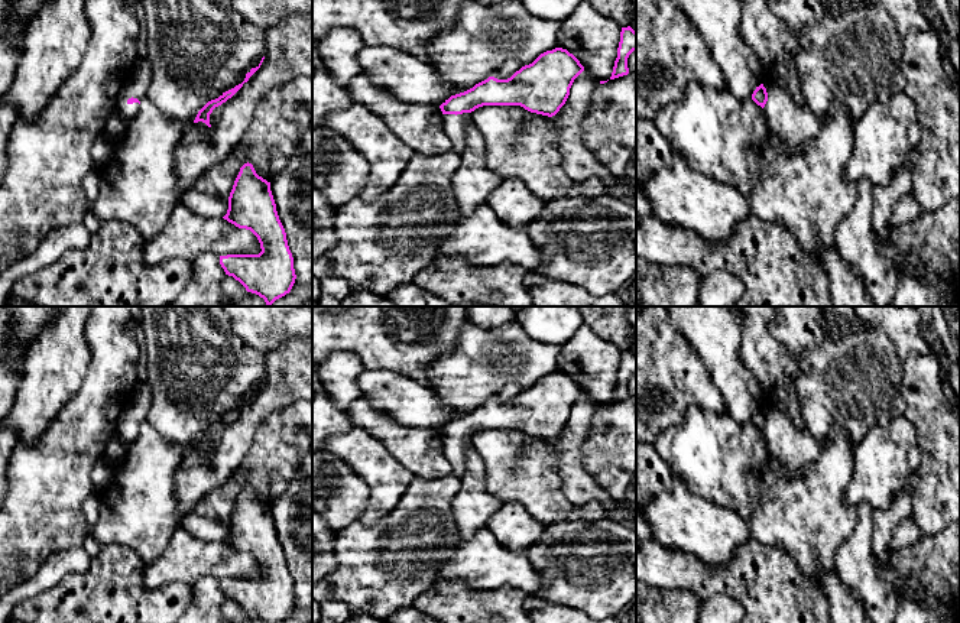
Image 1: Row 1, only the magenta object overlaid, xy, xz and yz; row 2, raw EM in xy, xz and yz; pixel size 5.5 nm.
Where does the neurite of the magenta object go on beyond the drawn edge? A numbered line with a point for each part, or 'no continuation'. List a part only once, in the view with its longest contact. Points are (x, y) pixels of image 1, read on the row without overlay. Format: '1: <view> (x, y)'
1: xy (139, 404)

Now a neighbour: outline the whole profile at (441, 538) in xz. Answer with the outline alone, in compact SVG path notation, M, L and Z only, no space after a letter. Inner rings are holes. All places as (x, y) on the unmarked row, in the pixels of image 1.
M413 477L396 507L376 525L366 526L359 520L335 533L337 568L312 583L312 600L324 603L327 598L348 604L353 614L369 614L386 620L395 610L412 607L415 598L440 580L440 570L453 555L453 546L461 541L455 522L450 513L451 500L460 490L460 477Z

